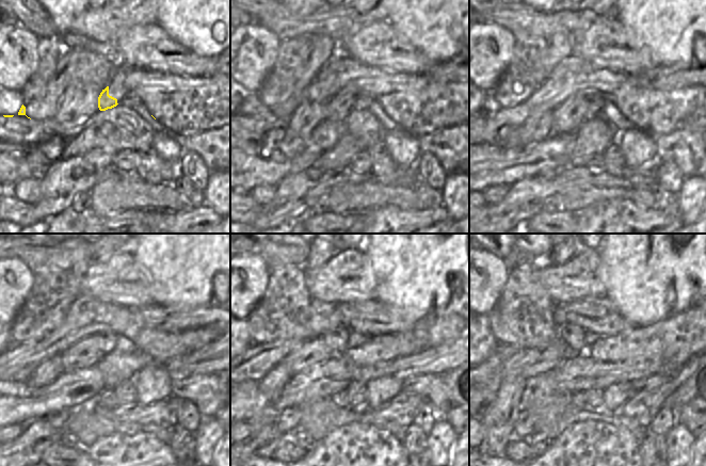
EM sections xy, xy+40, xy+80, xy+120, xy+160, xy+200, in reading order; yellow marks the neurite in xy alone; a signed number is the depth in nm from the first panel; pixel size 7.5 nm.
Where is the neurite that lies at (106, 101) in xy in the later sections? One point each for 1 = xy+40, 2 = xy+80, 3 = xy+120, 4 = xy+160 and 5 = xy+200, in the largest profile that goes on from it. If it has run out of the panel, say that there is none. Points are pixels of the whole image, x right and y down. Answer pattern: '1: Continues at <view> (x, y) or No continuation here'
1: Continues at xy+40 (330, 85)
2: Continues at xy+80 (559, 93)
3: Continues at xy+120 (74, 341)
4: Continues at xy+160 (298, 355)
5: Continues at xy+200 (508, 362)

